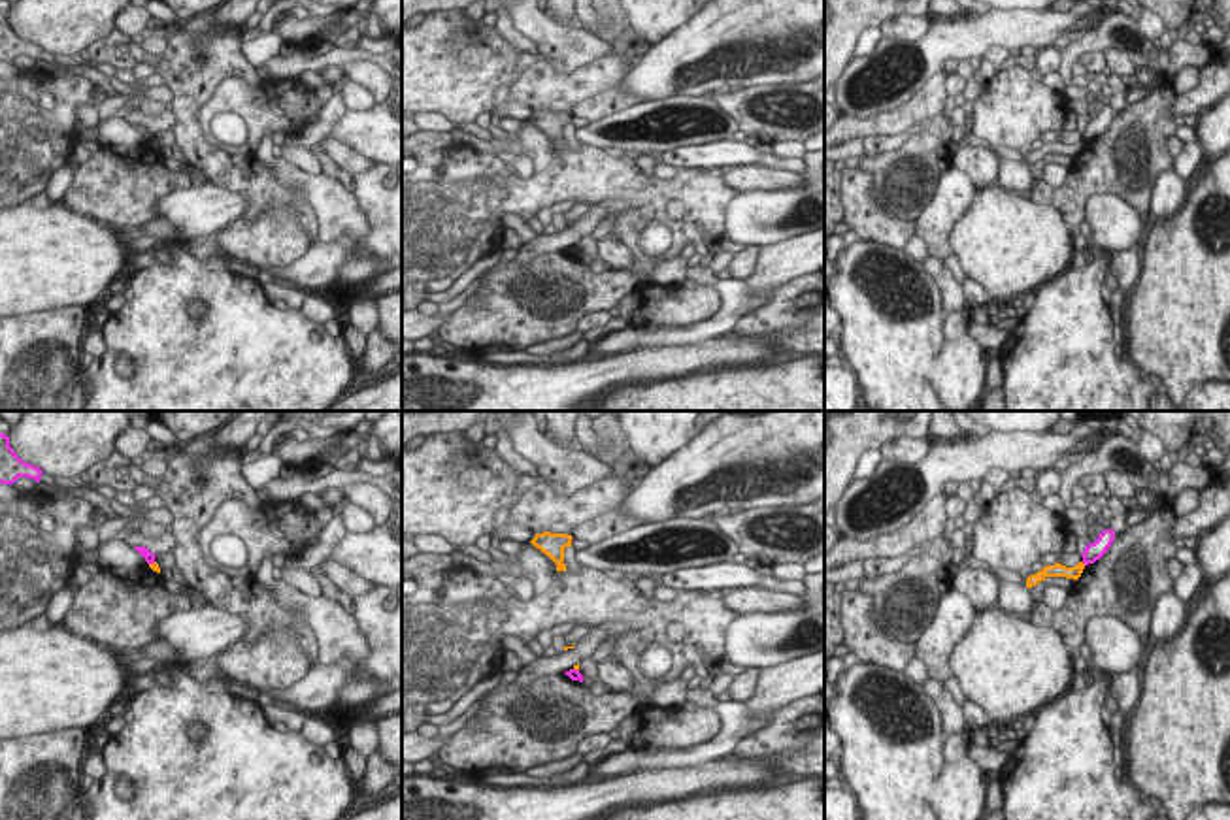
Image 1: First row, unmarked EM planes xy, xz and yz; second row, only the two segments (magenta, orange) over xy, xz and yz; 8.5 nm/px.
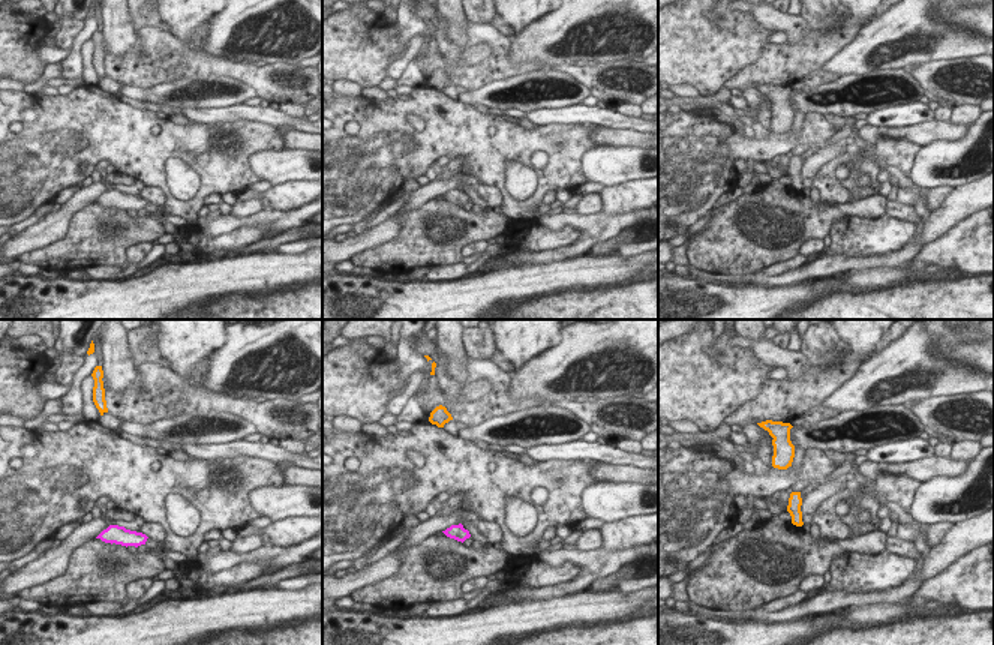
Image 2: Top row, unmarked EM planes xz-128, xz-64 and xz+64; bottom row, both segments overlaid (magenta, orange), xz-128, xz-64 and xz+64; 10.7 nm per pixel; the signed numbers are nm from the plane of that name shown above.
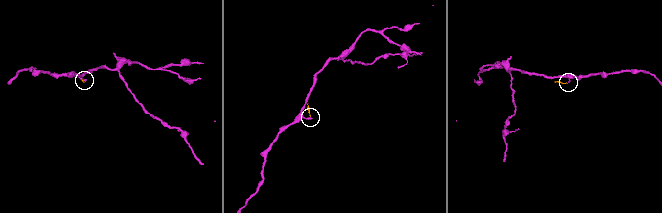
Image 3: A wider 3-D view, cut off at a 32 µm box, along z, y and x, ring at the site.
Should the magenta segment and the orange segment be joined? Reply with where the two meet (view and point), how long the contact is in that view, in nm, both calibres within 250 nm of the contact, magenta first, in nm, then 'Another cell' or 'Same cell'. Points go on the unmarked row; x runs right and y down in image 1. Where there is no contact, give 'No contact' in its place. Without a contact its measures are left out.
Touches magenta at xy (151, 140). Shared border 70 nm. Thickness 90 nm (magenta) against 60 nm. Another cell

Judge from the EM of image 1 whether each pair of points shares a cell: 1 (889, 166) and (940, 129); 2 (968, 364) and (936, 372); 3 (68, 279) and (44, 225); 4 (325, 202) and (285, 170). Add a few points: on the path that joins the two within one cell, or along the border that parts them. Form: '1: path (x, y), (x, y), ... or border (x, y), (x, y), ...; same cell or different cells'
1: border (947, 142), (929, 134), (914, 134), (889, 153); different cells
2: path (961, 368), (957, 372), (944, 372); same cell
3: path (59, 266), (44, 251), (44, 238); same cell
4: path (315, 193), (295, 176); same cell

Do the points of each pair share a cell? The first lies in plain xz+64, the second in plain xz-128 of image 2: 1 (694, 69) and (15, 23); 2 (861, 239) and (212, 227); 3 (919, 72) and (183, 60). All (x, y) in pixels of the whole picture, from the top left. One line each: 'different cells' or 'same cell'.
1: same cell
2: different cells
3: same cell

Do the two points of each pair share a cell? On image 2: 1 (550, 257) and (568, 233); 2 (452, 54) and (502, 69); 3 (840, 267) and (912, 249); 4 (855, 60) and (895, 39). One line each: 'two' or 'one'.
1: two
2: one
3: one
4: one

